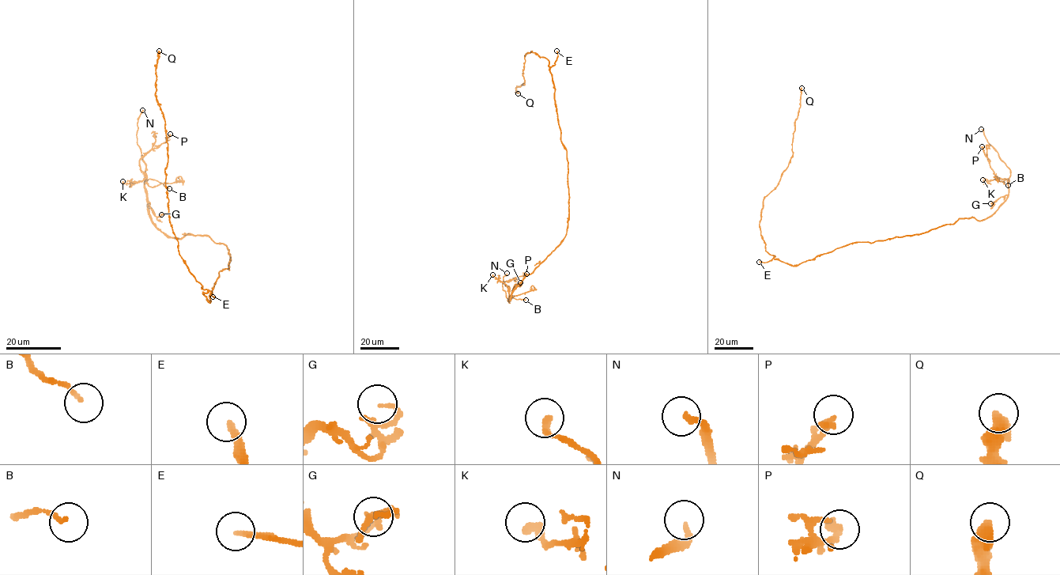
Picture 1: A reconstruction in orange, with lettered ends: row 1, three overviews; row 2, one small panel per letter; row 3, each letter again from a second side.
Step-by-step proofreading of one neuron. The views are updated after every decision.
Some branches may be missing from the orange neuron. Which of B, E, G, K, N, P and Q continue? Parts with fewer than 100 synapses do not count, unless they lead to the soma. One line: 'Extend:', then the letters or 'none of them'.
Extend: E, N

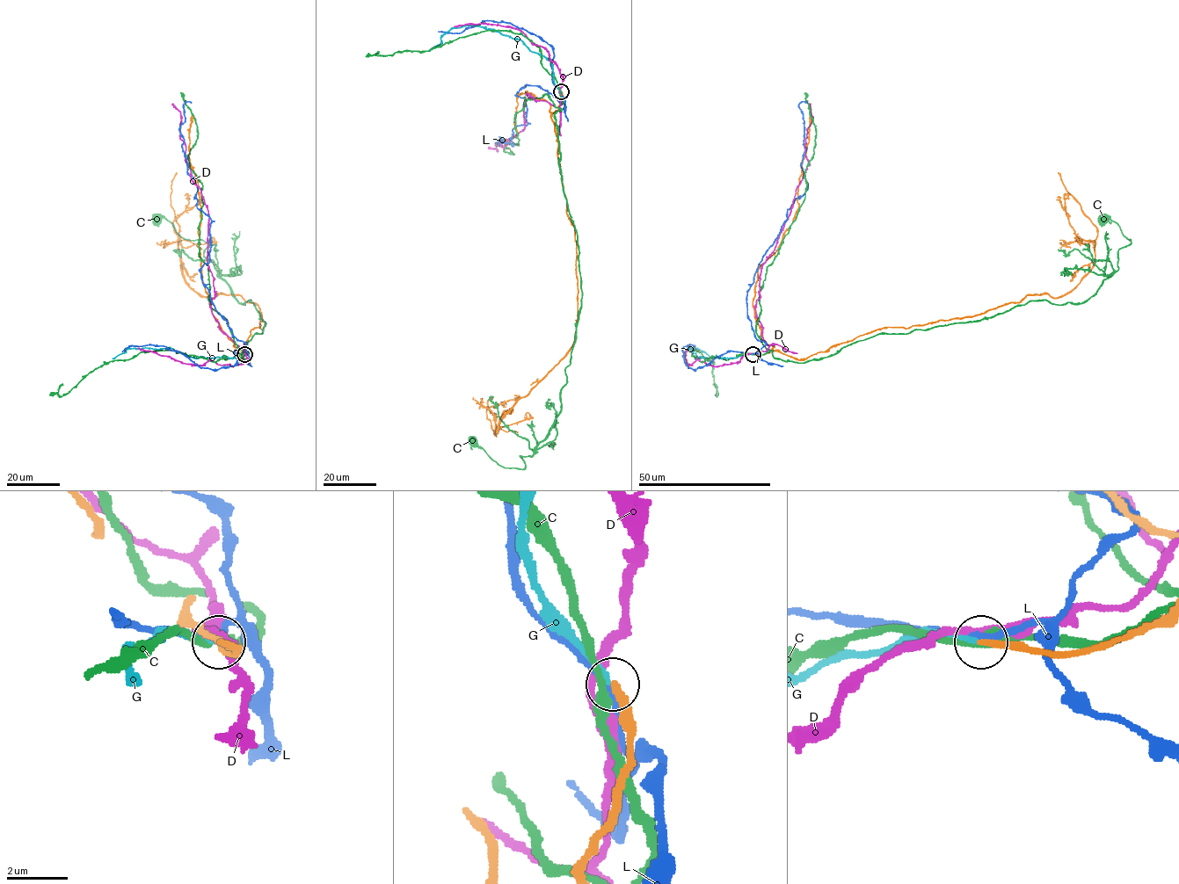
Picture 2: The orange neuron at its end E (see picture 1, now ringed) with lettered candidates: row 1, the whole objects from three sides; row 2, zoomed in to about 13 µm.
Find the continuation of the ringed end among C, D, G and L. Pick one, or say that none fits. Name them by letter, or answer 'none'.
G

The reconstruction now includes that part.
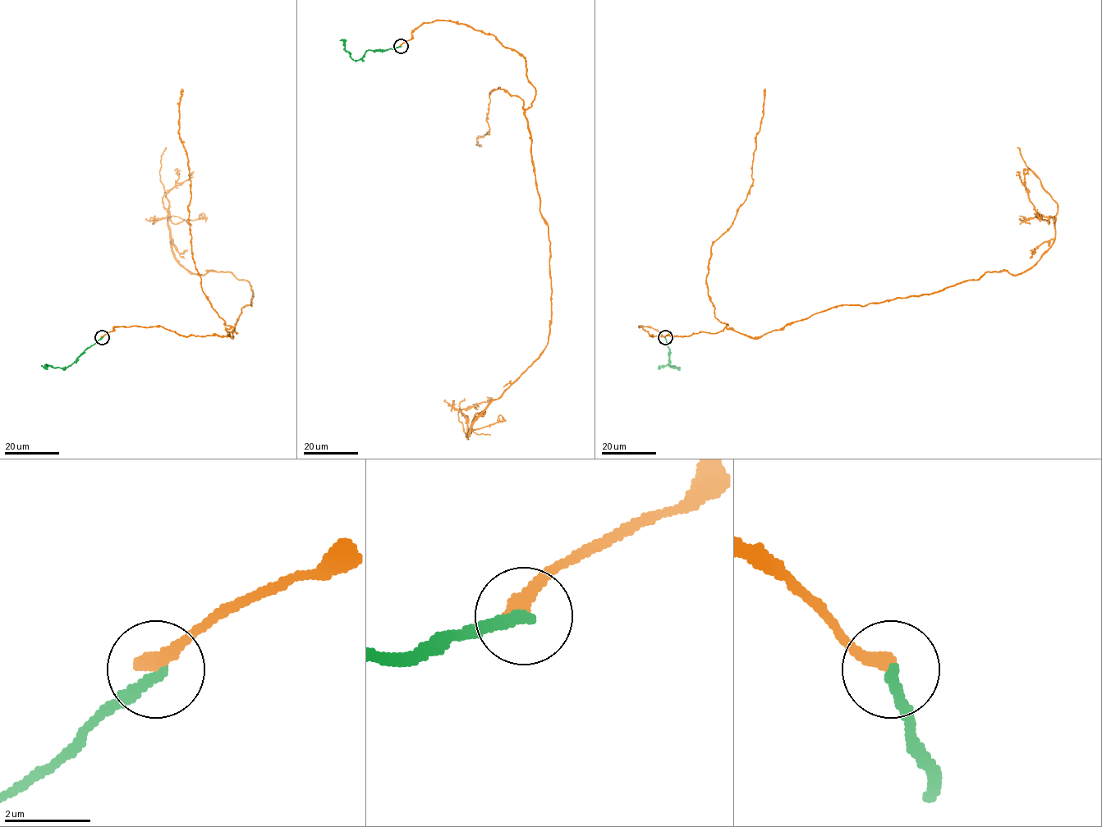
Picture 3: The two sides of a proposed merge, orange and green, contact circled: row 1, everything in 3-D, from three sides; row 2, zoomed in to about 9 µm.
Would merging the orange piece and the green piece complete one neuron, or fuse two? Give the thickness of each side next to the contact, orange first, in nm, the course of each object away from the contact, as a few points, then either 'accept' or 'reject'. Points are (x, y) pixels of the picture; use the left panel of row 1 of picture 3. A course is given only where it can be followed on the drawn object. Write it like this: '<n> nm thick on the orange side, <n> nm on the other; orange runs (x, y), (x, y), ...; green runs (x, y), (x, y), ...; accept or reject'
400 nm thick on the orange side, 260 nm on the other; orange runs (102, 337), (162, 326), (185, 336), (232, 326), (232, 337), (252, 305), (245, 280), (179, 262), (165, 147); green runs (102, 337), (66, 367), (41, 365); reject

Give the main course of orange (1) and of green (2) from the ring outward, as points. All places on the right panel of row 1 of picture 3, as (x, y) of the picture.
1: (665, 337), (639, 326), (758, 337), (837, 306), (1027, 271), (1052, 244), (1058, 203), (1017, 147)
2: (665, 337), (669, 349), (669, 365), (679, 367), (658, 365)

